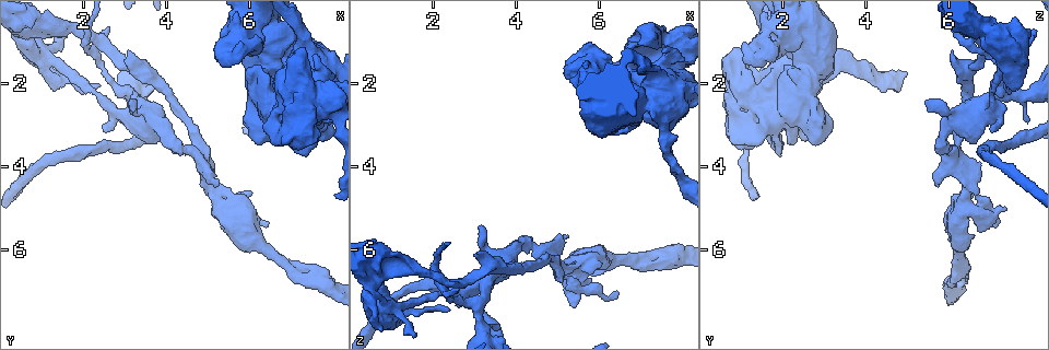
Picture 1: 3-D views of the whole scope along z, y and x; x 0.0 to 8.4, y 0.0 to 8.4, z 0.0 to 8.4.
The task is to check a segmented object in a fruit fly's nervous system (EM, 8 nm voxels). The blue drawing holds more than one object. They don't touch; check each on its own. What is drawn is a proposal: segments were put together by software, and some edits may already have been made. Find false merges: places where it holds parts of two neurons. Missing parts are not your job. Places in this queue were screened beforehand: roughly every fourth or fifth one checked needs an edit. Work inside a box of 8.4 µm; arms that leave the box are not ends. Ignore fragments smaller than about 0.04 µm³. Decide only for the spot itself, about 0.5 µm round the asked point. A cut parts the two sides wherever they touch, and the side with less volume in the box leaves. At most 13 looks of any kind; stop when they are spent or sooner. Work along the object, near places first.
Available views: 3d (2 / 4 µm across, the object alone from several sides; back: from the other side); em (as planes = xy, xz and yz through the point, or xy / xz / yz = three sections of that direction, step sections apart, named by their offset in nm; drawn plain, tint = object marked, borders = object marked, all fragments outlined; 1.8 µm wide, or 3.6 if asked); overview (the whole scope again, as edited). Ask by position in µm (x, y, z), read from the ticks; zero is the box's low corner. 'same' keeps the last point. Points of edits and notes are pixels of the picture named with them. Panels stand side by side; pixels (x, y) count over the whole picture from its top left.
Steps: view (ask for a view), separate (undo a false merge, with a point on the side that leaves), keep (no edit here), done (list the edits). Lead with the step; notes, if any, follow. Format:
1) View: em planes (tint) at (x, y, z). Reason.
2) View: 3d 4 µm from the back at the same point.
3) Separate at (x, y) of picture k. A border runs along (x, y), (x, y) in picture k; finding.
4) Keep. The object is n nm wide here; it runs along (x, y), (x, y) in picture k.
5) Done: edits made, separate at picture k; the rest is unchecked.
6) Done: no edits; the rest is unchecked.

View: 3d 2 µm at (4.90, 3.90, 6.10). Three arms meet.

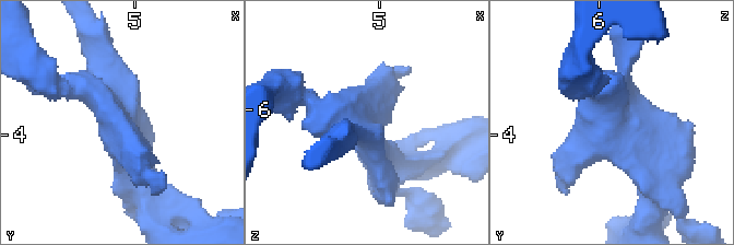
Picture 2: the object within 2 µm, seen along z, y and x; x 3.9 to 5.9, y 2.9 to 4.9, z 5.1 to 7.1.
View: em planes (plain) at (4.86, 3.92, 6.12). Need the tissue.

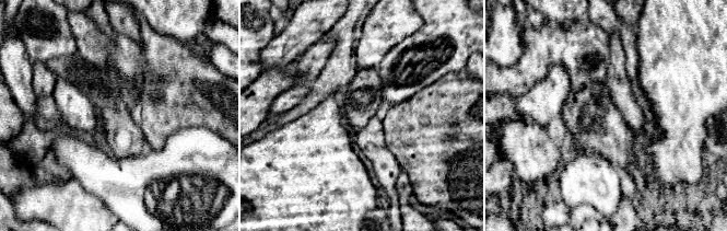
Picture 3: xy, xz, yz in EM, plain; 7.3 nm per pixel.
View: em planes (borders) at the same point.

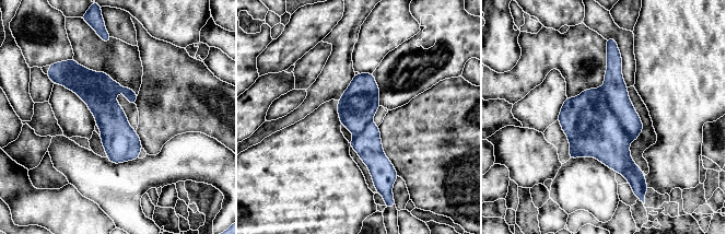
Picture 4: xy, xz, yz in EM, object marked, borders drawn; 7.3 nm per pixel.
Separate at (593, 129) of picture 4. The part that leaves runs along (72, 69), (136, 155) in picture 4; two neurons meet here.

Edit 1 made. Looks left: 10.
View: 3d 4 µm at (7.10, 2.80, 1.25). Sharp bend.

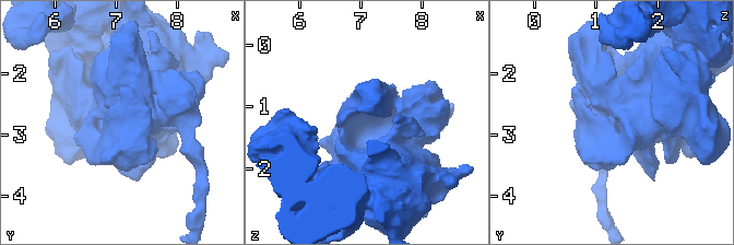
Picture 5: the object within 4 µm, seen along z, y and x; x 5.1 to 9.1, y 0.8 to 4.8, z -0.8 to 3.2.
View: em planes (tint) at (7.05, 2.80, 1.20). Now the EM.

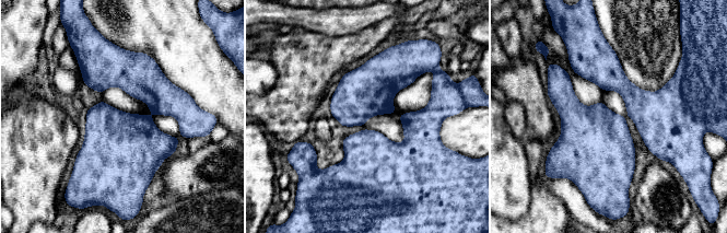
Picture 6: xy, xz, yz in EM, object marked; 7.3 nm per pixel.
Keep. Continuous, no second neuron.

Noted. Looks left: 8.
View: em xy step 4 (tint) at (5.85, 1.05, 1.65).

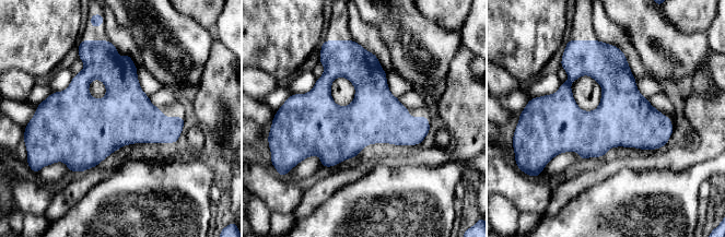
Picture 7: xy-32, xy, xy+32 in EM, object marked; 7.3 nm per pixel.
View: em yz step 4 (tint) at the same point.

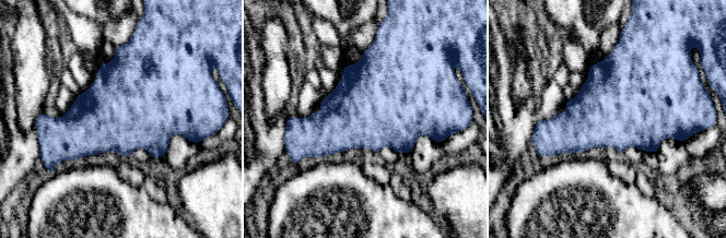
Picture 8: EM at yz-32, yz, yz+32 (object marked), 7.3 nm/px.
Keep. The object is 650 nm wide here; all the same neuron.

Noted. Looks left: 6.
View: 3d 4 µm at (7.85, 6.55, 6.30). Abrupt turn.

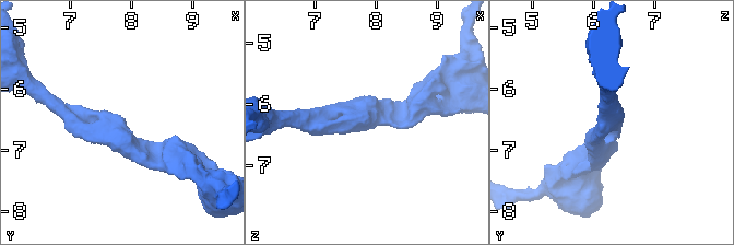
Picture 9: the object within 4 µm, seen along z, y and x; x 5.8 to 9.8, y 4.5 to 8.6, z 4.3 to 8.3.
View: em 3.6 µm planes (plain) at (7.85, 6.55, 6.25).

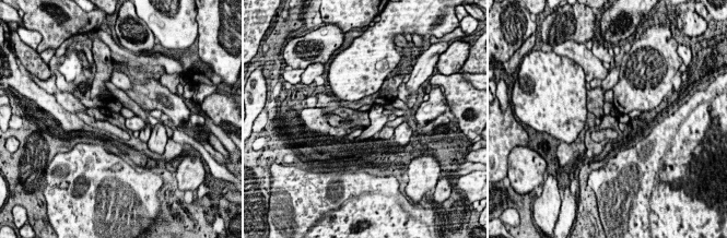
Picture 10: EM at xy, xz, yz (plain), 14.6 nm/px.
View: em 3.6 µm planes (tint) at the same point.

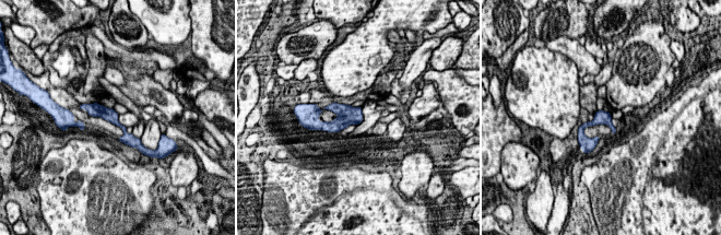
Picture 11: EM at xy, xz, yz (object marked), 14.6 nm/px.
Keep. It runs along (84, 106), (108, 114), (133, 140) in picture 11; all the same neuron.

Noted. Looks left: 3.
Done: edits made, separate at picture 4; the rest is unchecked.

